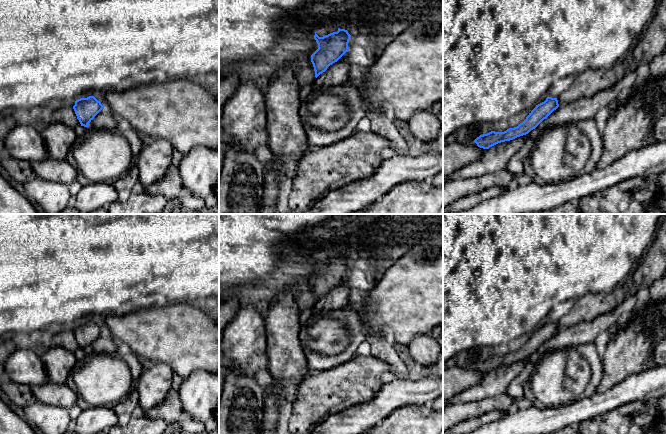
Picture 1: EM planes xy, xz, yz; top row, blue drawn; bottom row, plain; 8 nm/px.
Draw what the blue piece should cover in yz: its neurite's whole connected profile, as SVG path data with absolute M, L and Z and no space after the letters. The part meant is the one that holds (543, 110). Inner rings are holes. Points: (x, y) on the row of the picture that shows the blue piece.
M547 97L529 113L526 119L517 127L509 128L504 132L491 131L480 135L474 142L478 147L489 149L490 147L505 141L513 140L517 137L528 134L535 129L544 119L559 107L557 98Z

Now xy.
M94 96L80 98L75 101L73 109L81 126L88 127L88 124L103 109L103 105Z

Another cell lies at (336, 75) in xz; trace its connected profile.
M346 52L337 62L330 65L325 72L315 78L313 89L320 91L337 91L347 82L350 72Z

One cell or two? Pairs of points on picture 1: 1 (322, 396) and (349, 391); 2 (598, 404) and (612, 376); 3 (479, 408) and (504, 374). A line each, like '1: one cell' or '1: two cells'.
1: one cell
2: two cells
3: two cells

